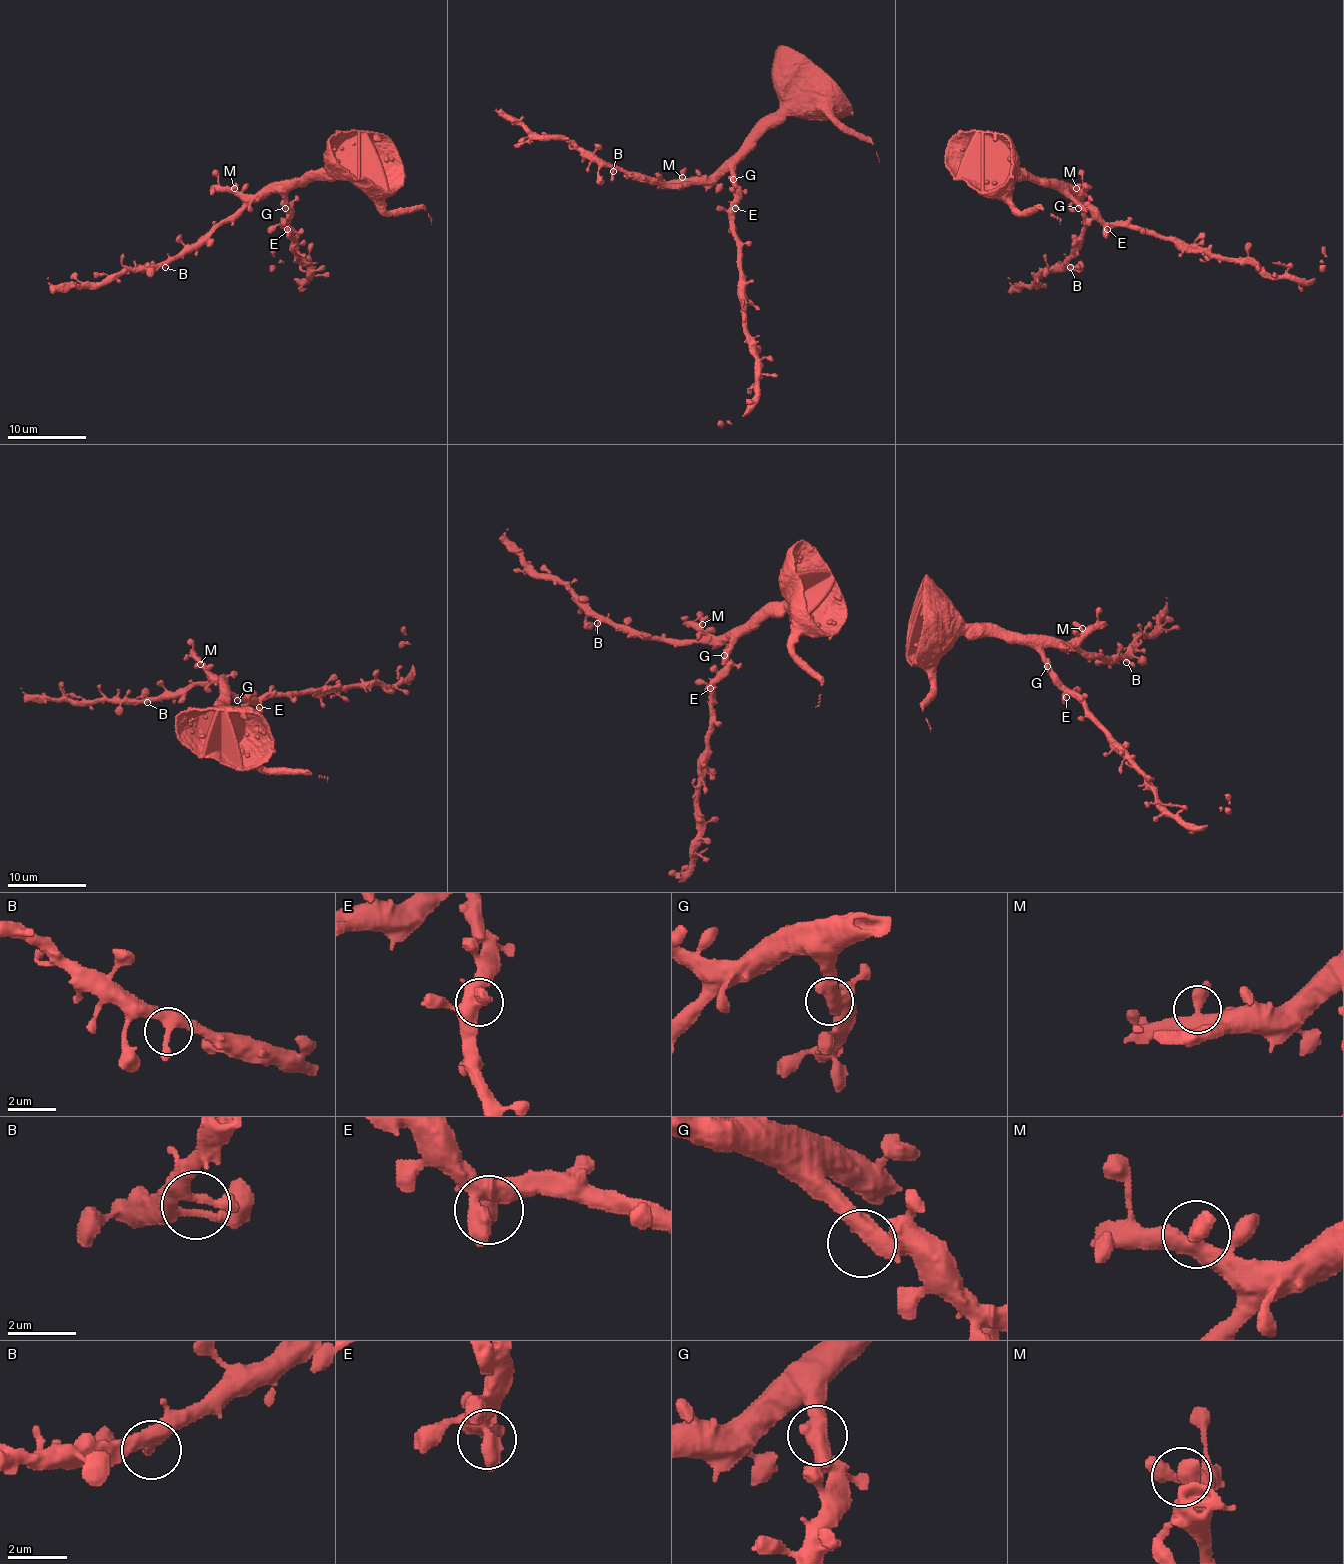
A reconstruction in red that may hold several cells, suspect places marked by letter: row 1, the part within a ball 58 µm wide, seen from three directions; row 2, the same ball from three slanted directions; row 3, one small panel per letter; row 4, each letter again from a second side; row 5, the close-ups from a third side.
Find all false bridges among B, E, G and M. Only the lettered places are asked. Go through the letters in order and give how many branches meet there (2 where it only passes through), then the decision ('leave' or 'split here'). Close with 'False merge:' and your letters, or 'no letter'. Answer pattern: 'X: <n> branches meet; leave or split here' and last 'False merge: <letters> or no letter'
B: 2 branches meet; leave
E: 2 branches meet; leave
G: 2 branches meet; leave
M: 3 branches meet; leave
False merge: no letter

